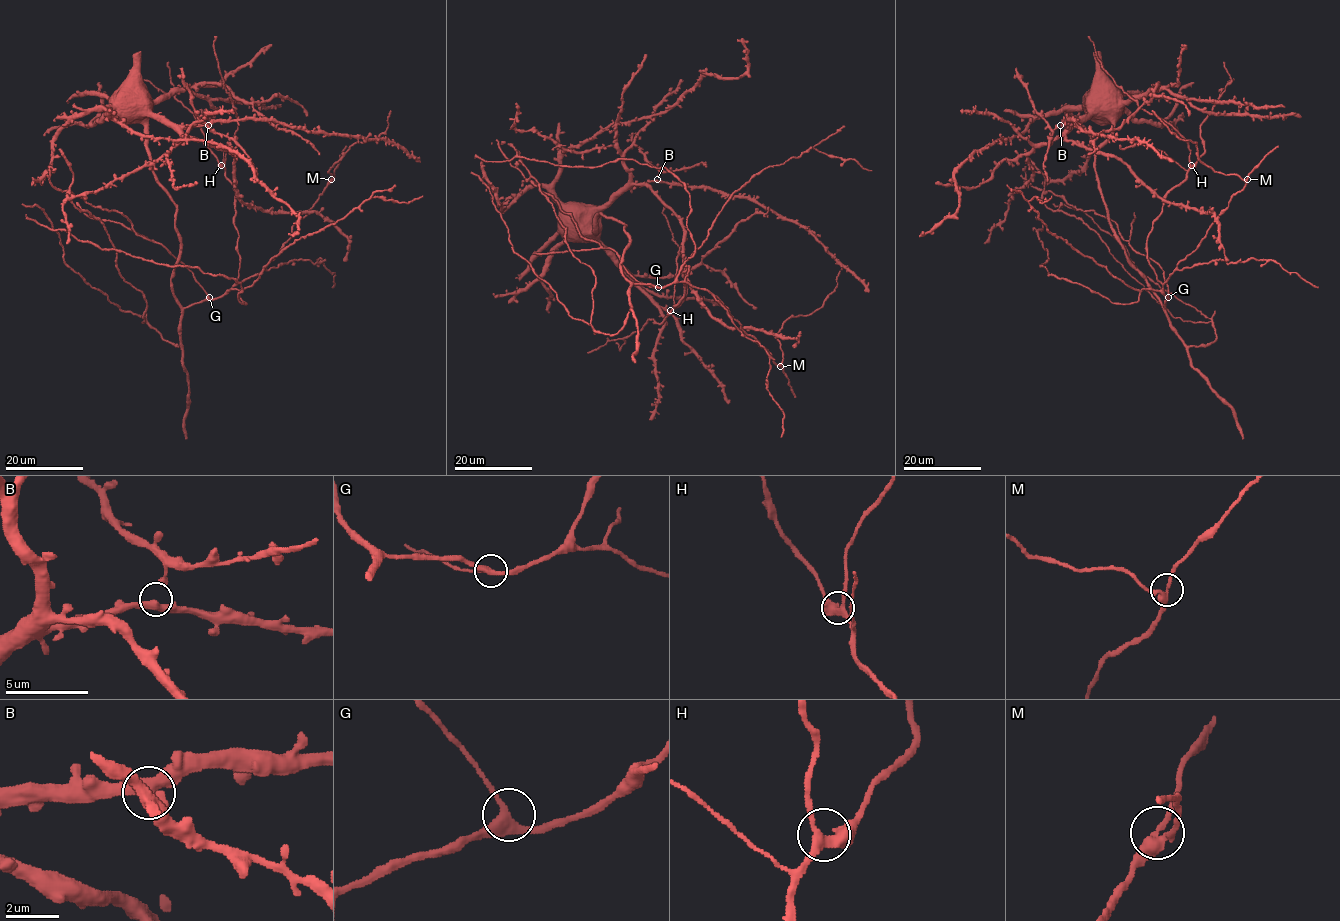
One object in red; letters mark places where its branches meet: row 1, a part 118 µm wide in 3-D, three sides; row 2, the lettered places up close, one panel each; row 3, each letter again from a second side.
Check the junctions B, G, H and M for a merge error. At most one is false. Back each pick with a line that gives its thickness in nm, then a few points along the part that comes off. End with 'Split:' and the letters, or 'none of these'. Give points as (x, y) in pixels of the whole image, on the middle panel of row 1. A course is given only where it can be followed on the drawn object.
M: Thickness 320 nm. Course of the part to remove: (780, 366), (795, 397)
Split: M

